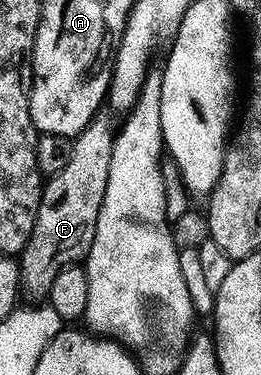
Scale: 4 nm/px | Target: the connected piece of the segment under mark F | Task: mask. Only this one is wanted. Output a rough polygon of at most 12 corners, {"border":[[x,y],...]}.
{"border":[[95,113],[44,181],[19,257],[25,296],[89,254],[115,124]]}

